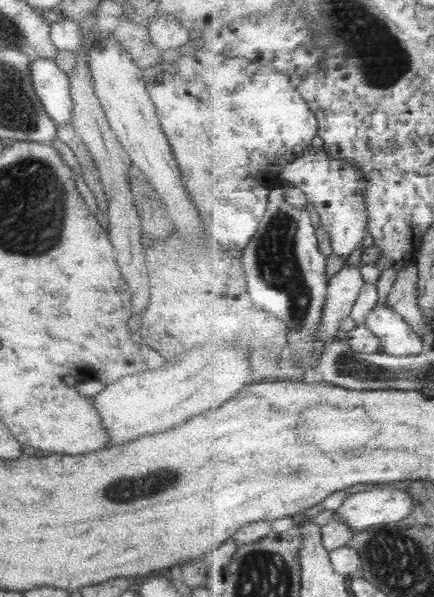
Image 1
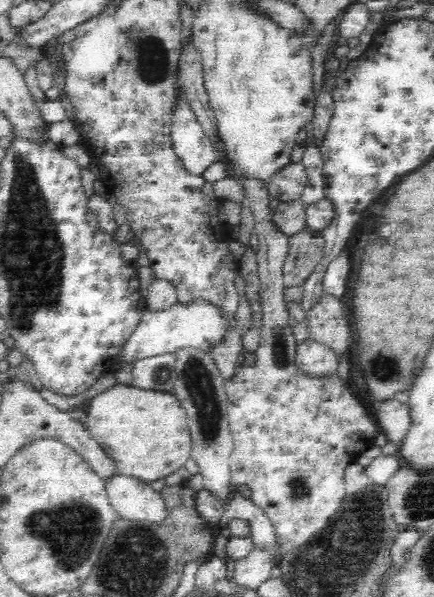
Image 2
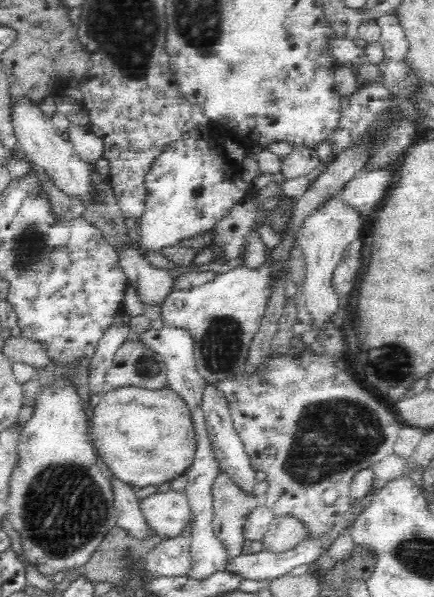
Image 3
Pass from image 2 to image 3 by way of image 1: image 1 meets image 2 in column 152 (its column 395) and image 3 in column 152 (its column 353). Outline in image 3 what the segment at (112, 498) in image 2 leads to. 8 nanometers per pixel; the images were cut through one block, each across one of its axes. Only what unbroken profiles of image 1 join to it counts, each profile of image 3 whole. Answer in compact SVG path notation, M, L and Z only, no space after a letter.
M169 489L144 497L141 509L146 522L162 541L178 536L193 522L193 514L185 491Z

